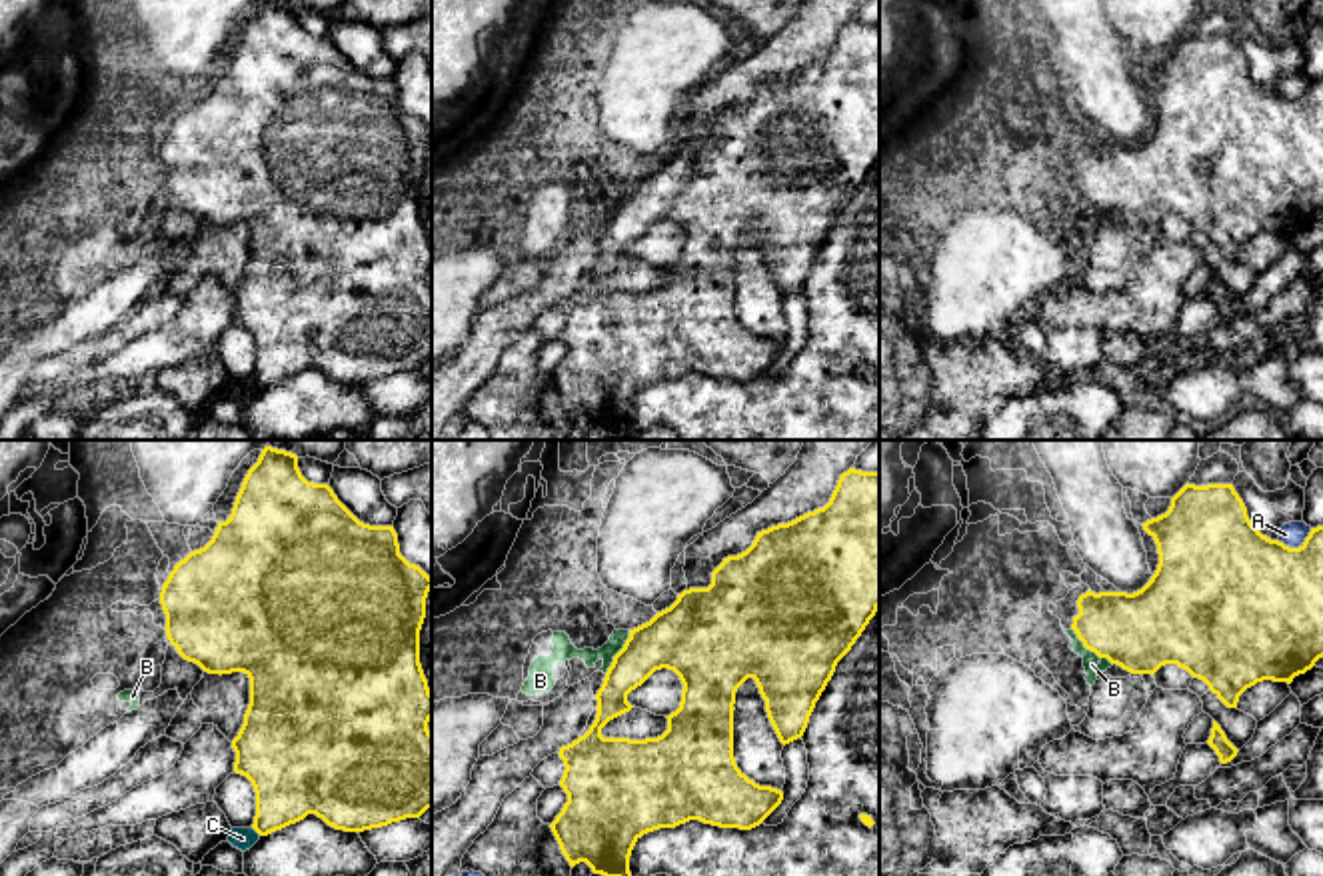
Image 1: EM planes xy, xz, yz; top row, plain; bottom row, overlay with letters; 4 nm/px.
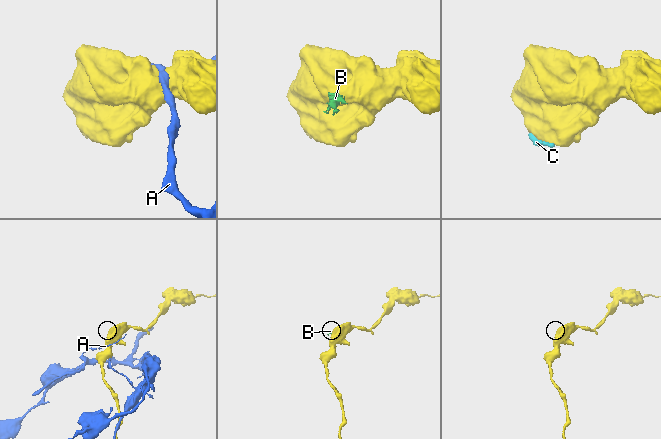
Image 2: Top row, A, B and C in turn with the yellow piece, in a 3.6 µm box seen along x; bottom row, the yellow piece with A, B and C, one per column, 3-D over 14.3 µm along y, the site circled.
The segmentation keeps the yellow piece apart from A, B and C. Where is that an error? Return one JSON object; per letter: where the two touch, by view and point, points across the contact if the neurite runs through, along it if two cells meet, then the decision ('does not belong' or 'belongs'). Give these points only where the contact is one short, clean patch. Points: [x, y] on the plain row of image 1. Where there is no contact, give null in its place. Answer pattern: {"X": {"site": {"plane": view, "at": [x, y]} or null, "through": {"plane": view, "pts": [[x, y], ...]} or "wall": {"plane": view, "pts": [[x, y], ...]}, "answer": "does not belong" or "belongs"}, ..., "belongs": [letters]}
{"A": {"site": {"plane": "yz", "at": [1296, 100]}, "answer": "does not belong"}, "B": {"site": {"plane": "yz", "at": [1090, 200]}, "wall": {"plane": "yz", "pts": [[1070, 180], [1088, 200], [1112, 216]]}, "answer": "does not belong"}, "C": {"site": {"plane": "xy", "at": [256, 382]}, "answer": "does not belong"}, "belongs": []}

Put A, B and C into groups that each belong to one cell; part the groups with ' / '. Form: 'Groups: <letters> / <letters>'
Groups: A / B / C

